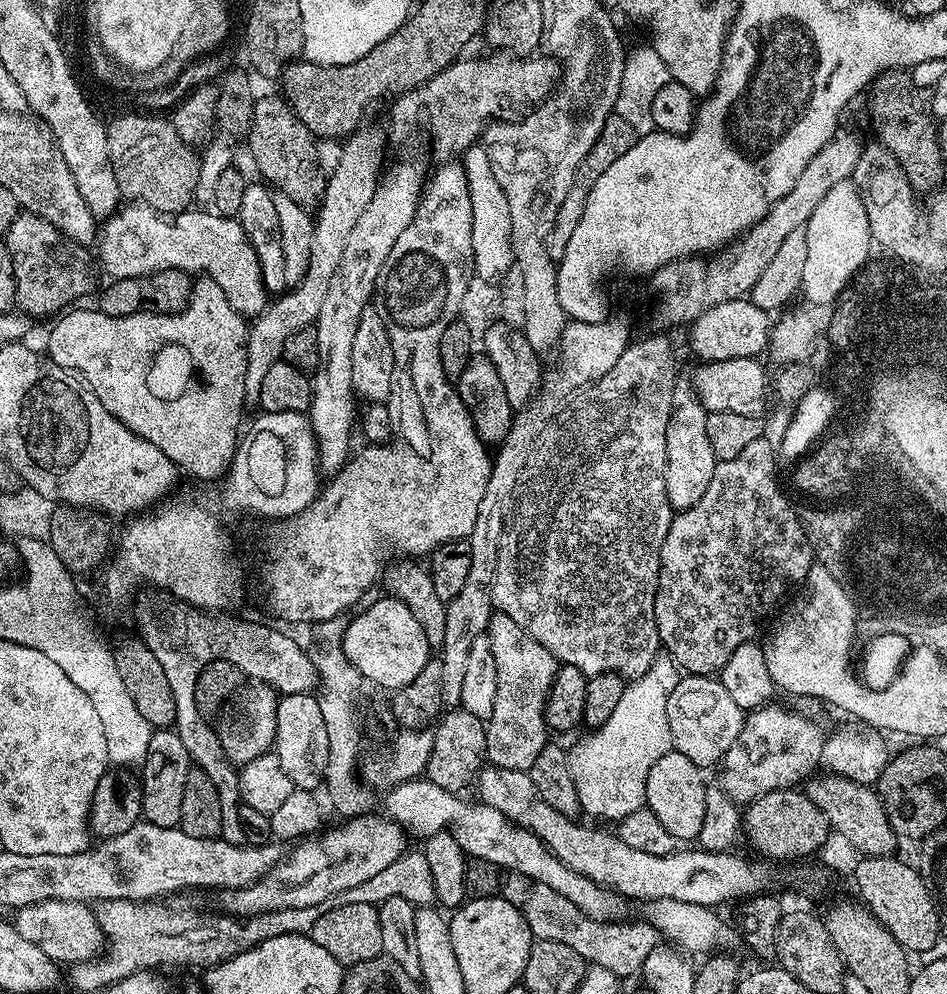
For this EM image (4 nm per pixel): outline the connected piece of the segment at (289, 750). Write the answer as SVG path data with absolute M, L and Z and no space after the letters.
M312 692L280 696L276 702L276 743L274 751L286 778L290 778L293 789L316 790L321 786L323 770L329 753L329 739L326 738L325 719L321 707Z

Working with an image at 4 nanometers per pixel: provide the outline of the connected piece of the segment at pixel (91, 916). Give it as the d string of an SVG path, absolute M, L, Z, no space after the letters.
M47 900L15 909L14 923L18 934L34 942L42 954L60 966L79 964L82 960L94 960L101 955L106 944L104 932L96 921L95 911L83 900Z

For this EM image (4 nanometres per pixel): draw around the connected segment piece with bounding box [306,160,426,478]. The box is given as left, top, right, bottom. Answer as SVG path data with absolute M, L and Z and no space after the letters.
M404 160L383 173L374 198L370 198L370 206L366 206L346 241L342 262L338 262L338 270L334 278L330 278L330 290L326 290L326 299L322 301L322 310L318 310L314 327L318 334L320 364L310 376L312 404L306 415L316 439L316 463L325 477L331 478L344 469L353 455L352 428L354 432L358 424L358 397L352 386L350 366L354 333L358 331L358 322L362 322L364 309L373 301L380 271L386 266L386 258L390 258L390 250L394 250L394 242L398 242L402 230L406 230L414 218L425 183L426 172L424 176L424 168L416 160Z

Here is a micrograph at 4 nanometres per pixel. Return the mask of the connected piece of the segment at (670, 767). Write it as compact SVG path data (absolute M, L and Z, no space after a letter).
M675 750L662 754L662 758L658 758L654 766L650 766L650 774L646 774L645 805L677 842L696 842L700 839L702 822L706 815L706 790L709 787L704 776L705 769L690 762L686 754Z

